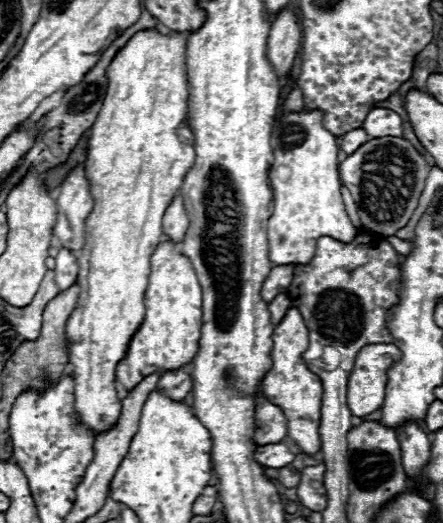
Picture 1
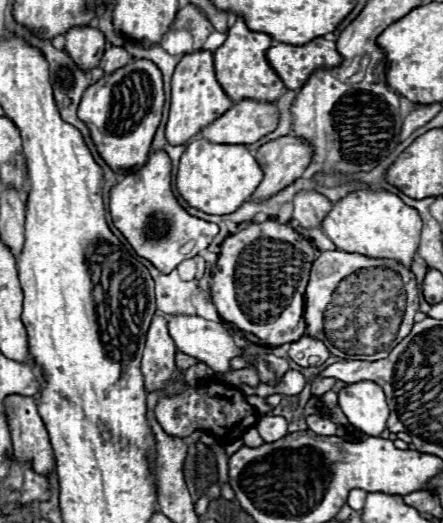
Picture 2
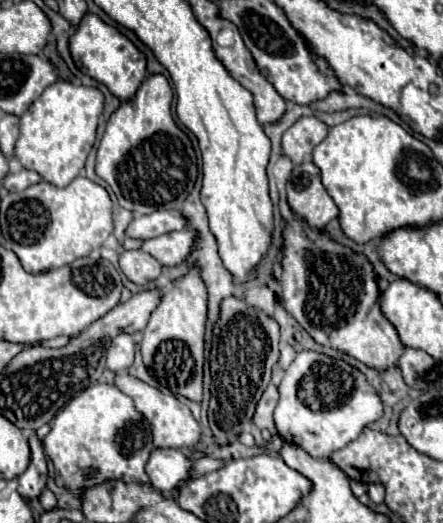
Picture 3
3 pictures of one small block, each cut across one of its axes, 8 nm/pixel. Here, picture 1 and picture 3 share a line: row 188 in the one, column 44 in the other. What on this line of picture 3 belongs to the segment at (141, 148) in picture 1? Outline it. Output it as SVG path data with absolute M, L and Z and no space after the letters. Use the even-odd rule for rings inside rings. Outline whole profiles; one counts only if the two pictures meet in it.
M64 80L48 86L20 118L20 138L14 156L24 168L34 168L46 182L58 188L68 186L84 168L86 156L94 146L102 106L104 96L98 88L74 86Z

